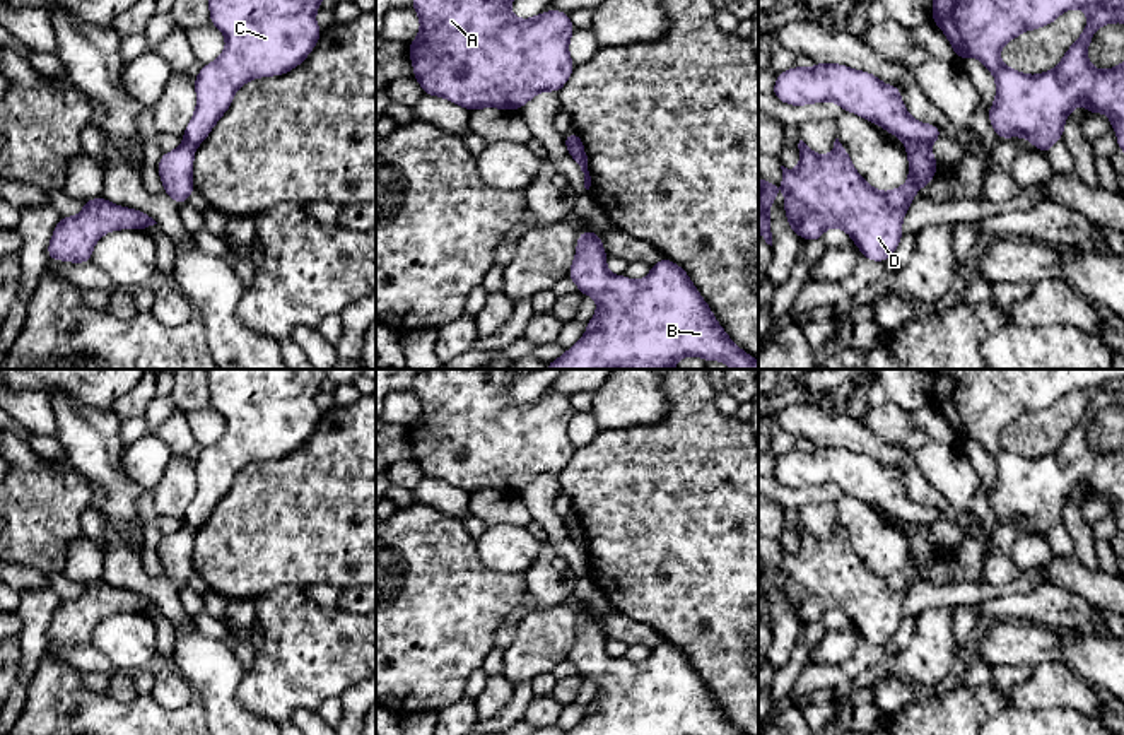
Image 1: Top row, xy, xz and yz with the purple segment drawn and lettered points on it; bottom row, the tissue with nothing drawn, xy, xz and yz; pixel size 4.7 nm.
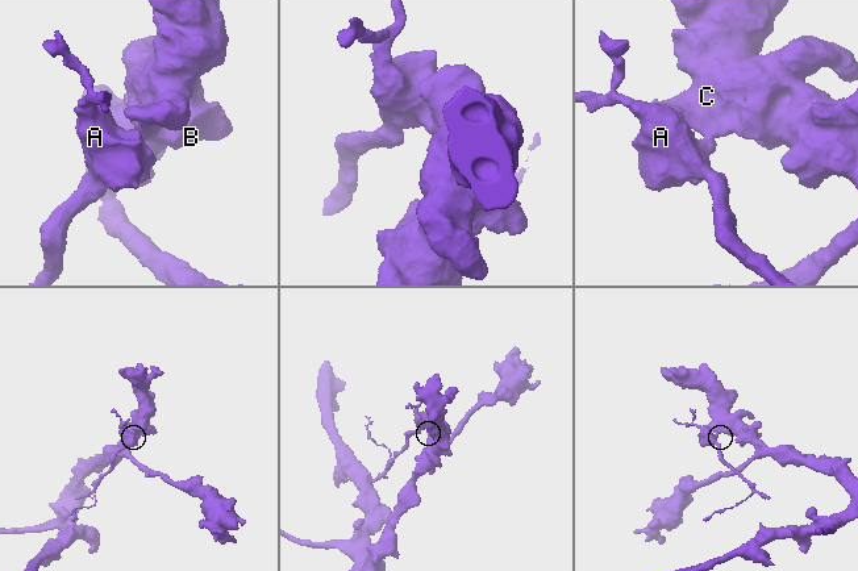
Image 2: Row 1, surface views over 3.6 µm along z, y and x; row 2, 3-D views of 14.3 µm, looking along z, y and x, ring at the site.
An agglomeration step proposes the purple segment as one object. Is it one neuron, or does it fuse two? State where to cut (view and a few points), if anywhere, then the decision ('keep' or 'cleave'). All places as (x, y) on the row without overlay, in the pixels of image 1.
cut in yz along (906, 525), (928, 530); cleave

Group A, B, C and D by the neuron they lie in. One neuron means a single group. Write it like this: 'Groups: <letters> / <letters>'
Groups: A D / B C

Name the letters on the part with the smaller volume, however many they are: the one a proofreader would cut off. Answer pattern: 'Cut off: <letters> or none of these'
Cut off: A, D

